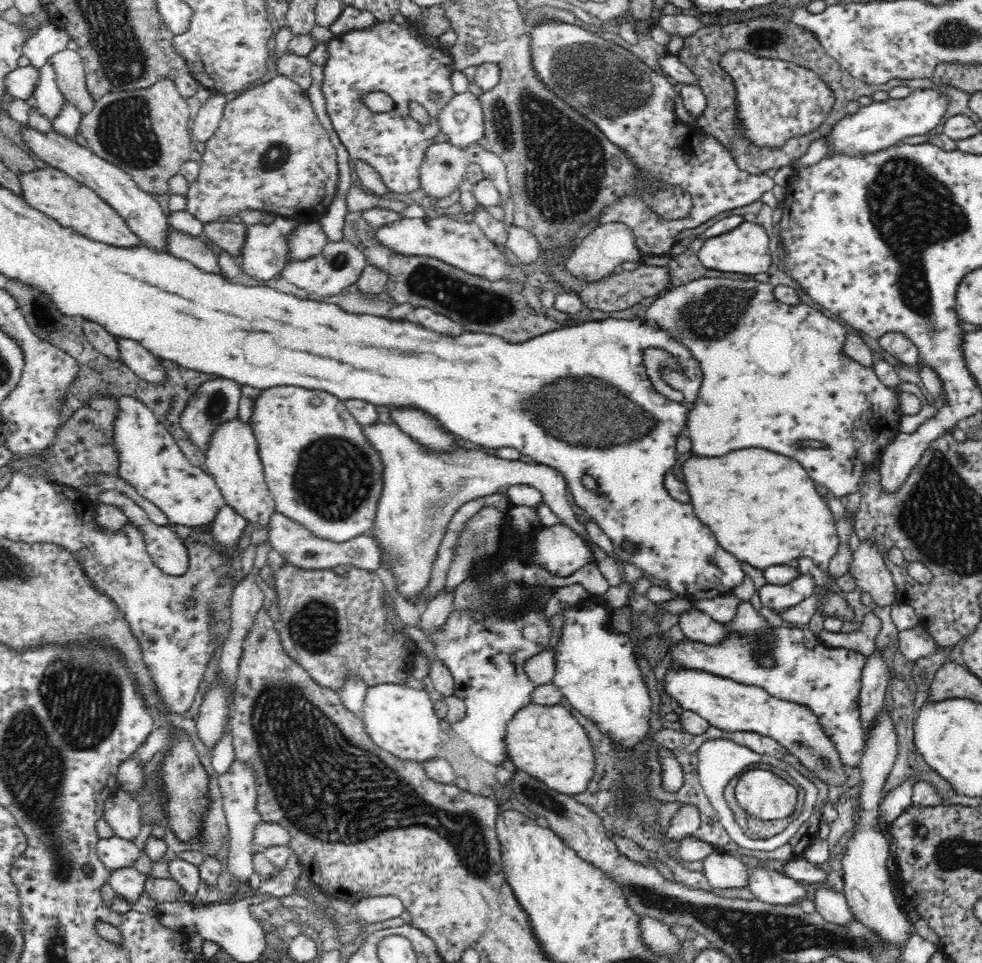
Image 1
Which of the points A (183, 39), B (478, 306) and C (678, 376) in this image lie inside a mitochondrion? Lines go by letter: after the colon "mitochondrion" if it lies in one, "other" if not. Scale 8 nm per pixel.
A: other
B: mitochondrion
C: mitochondrion

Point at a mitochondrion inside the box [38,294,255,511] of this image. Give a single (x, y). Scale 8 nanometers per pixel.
(215, 407)

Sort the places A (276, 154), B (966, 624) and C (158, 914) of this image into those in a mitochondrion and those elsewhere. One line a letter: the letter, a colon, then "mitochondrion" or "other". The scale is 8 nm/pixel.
A: mitochondrion
B: other
C: other

